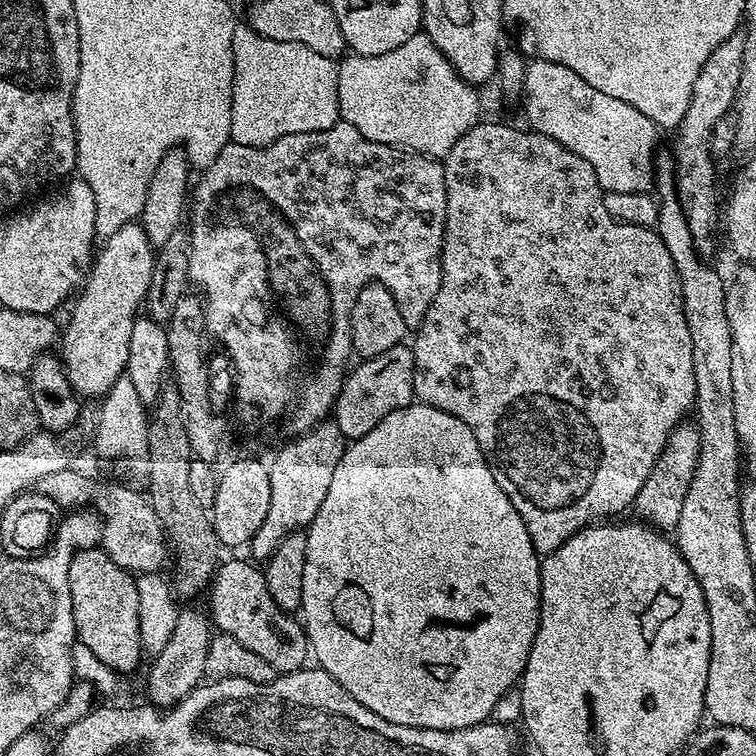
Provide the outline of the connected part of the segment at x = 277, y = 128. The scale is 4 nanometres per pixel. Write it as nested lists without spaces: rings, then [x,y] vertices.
[[[244,22],[237,23],[232,49],[234,50],[234,82],[232,83],[231,143],[264,148],[286,134],[317,132],[341,123],[337,61],[322,58],[322,54],[314,54],[310,46],[267,40]]]

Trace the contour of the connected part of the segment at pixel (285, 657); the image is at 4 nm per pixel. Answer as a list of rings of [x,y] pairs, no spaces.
[[[228,560],[219,565],[215,570],[215,575],[211,579],[210,593],[212,592],[212,608],[210,607],[210,619],[220,632],[230,634],[242,642],[254,654],[262,654],[270,666],[276,668],[277,673],[287,674],[298,672],[305,667],[310,660],[310,645],[308,635],[304,632],[303,623],[293,613],[284,612],[276,603],[274,598],[270,598],[270,590],[266,586],[266,578],[259,567],[247,564],[244,560]]]

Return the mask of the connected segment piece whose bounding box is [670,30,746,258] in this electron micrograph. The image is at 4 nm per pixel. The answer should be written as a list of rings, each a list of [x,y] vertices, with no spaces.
[[[737,30],[706,58],[706,66],[698,70],[698,78],[694,81],[694,90],[690,94],[690,106],[686,106],[686,114],[682,118],[679,128],[675,129],[676,145],[670,149],[670,155],[674,161],[674,171],[676,174],[676,199],[684,211],[686,226],[690,228],[690,234],[694,238],[694,246],[701,257],[708,258],[708,255],[716,248],[716,228],[718,232],[718,223],[720,212],[718,204],[716,208],[716,168],[712,165],[714,161],[712,149],[712,135],[714,134],[714,125],[718,118],[729,115],[732,112],[732,103],[734,94],[738,90],[738,78],[742,75],[742,53],[746,47],[746,38],[743,31]]]

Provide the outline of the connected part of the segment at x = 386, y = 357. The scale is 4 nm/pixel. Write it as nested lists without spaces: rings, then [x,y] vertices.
[[[407,343],[386,350],[386,354],[360,360],[357,365],[356,369],[353,367],[345,375],[334,409],[338,430],[342,430],[345,441],[348,442],[362,438],[362,434],[370,434],[370,430],[374,430],[374,426],[378,426],[378,422],[382,422],[386,414],[394,414],[394,410],[402,410],[413,403],[416,394],[414,354]]]

